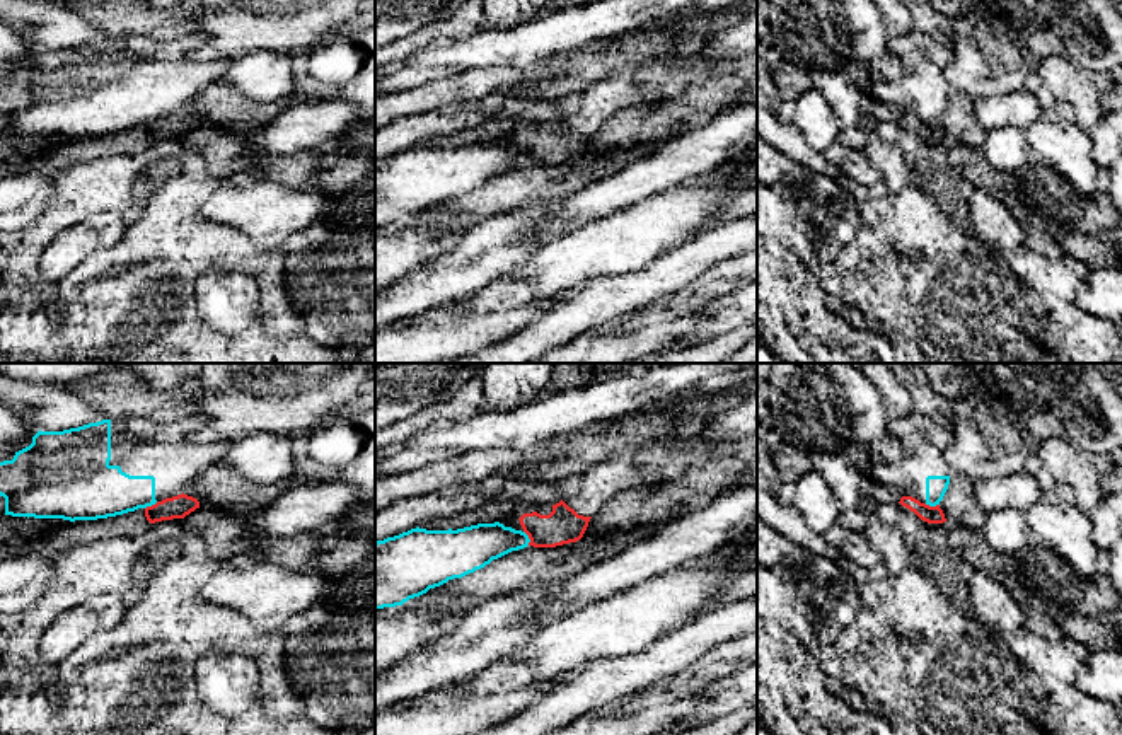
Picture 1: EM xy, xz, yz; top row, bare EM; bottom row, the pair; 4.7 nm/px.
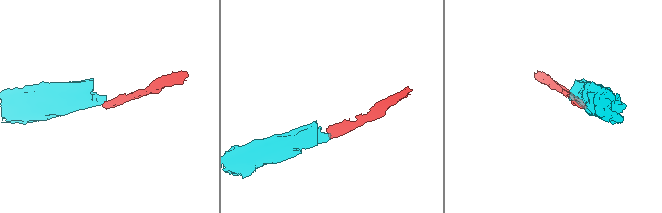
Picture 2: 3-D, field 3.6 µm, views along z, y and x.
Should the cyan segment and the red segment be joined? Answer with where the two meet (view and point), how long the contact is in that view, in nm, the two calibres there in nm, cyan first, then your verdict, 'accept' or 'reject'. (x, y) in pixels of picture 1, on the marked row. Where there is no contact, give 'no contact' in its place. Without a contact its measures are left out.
contact xz (527, 538); length 80 nm; calibres 200 and 170 nm; reject

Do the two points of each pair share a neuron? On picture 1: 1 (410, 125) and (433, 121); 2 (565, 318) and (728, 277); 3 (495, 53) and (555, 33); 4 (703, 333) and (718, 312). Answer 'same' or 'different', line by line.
1: same
2: different
3: same
4: same

